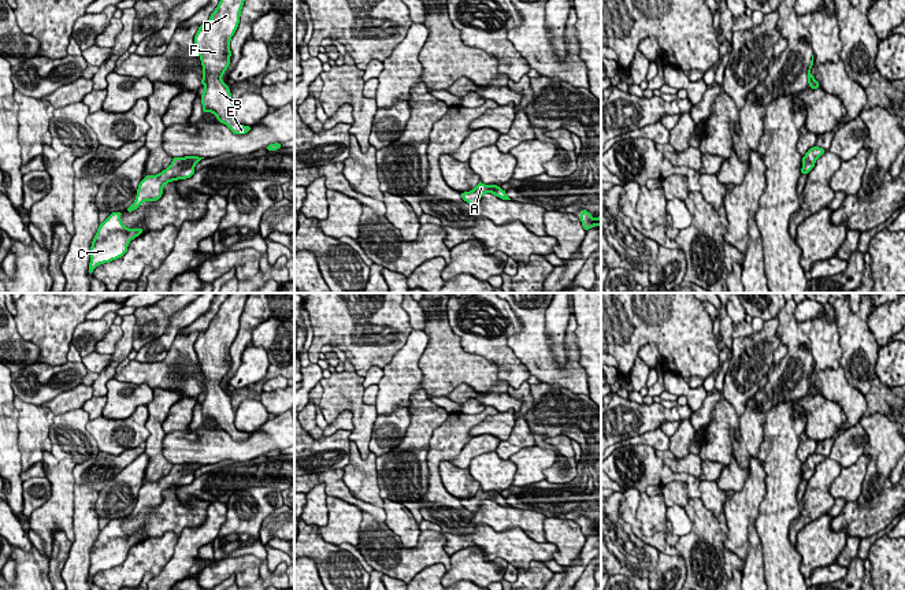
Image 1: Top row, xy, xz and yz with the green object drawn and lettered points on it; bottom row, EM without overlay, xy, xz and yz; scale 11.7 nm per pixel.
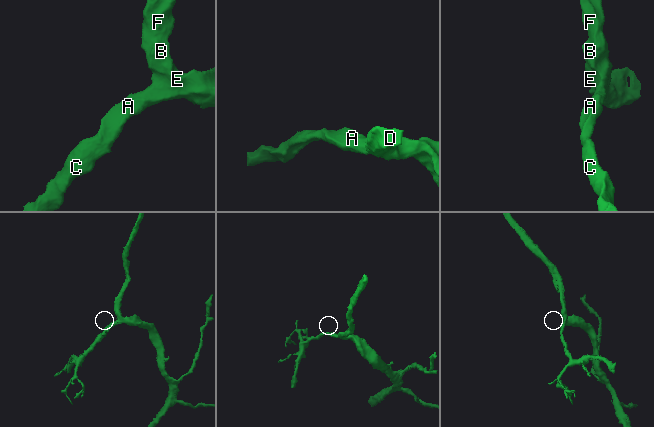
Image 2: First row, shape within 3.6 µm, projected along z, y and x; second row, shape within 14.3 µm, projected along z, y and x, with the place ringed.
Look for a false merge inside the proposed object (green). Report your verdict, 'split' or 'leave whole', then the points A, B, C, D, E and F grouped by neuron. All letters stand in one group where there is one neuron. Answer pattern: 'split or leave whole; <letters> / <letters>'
leave whole; A B C D E F

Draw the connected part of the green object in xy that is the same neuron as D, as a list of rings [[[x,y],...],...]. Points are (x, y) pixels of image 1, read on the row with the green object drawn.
[[[220,0],[205,25],[199,26],[194,36],[205,86],[201,94],[203,111],[212,112],[234,134],[245,134],[252,127],[242,126],[234,119],[235,103],[222,75],[230,64],[230,40],[234,36],[245,0]]]

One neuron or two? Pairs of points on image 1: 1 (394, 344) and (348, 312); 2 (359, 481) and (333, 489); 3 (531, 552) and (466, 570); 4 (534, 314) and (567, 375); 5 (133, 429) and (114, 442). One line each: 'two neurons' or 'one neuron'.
1: one neuron
2: two neurons
3: two neurons
4: one neuron
5: one neuron

